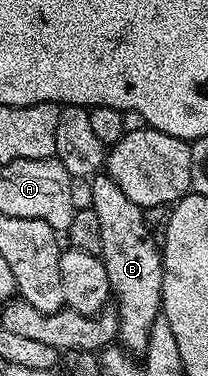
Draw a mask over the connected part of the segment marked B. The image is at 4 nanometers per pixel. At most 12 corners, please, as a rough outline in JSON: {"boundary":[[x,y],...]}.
{"boundary":[[112,178],[89,182],[117,344],[142,355],[162,311],[162,250]]}

